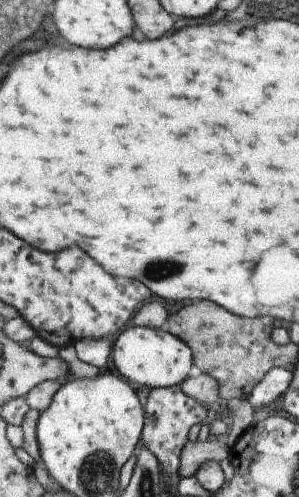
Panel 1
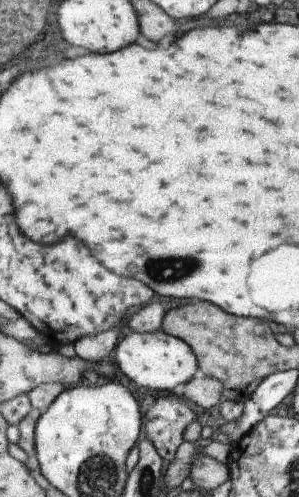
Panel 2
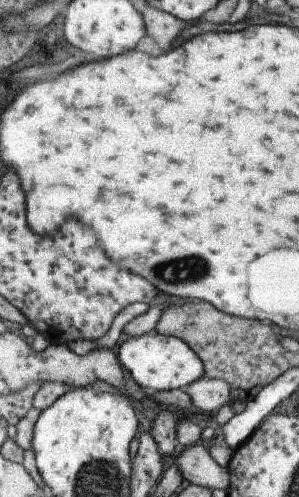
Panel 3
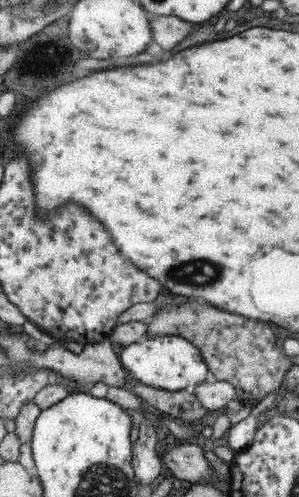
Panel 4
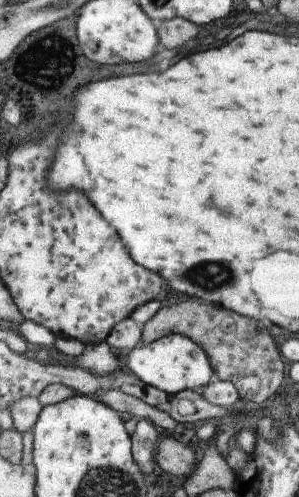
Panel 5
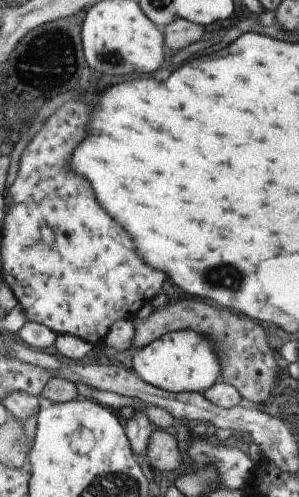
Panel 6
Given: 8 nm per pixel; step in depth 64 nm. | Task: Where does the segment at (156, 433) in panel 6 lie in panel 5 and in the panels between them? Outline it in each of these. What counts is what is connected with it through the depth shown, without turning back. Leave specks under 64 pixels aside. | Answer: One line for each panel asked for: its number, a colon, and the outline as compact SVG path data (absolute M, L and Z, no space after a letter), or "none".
5: M161 434L159 446L157 446L157 464L173 474L173 476L185 476L189 478L195 472L195 450L185 446L183 442L175 440L173 434Z

